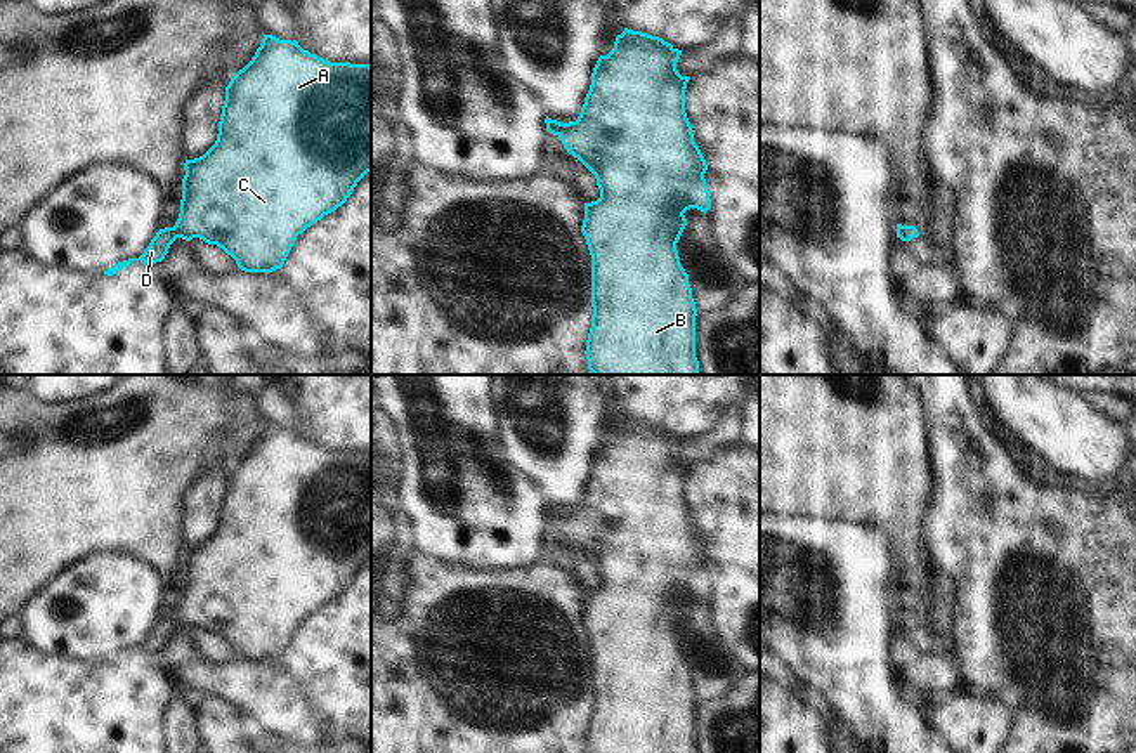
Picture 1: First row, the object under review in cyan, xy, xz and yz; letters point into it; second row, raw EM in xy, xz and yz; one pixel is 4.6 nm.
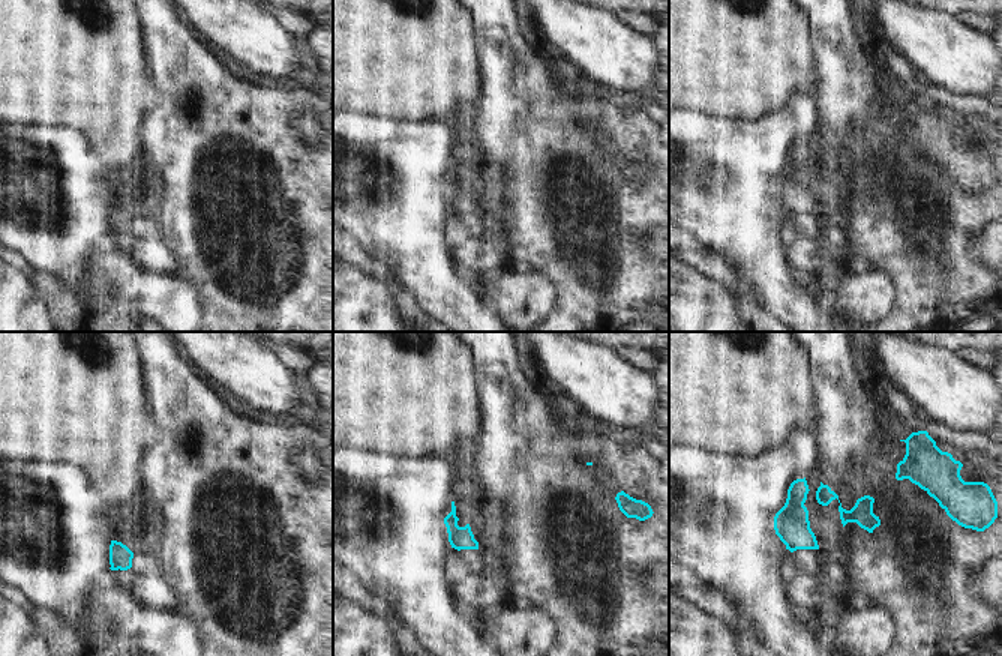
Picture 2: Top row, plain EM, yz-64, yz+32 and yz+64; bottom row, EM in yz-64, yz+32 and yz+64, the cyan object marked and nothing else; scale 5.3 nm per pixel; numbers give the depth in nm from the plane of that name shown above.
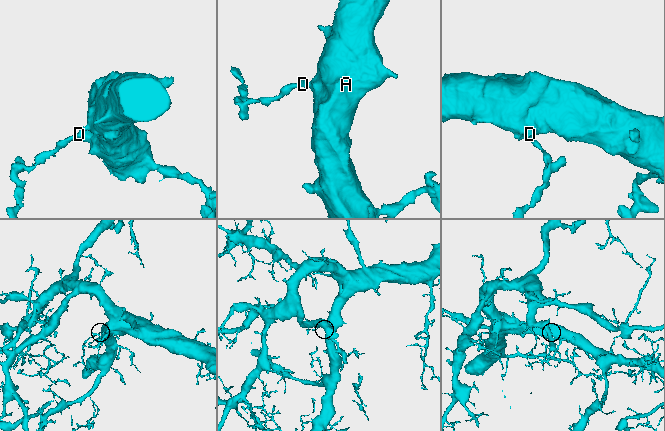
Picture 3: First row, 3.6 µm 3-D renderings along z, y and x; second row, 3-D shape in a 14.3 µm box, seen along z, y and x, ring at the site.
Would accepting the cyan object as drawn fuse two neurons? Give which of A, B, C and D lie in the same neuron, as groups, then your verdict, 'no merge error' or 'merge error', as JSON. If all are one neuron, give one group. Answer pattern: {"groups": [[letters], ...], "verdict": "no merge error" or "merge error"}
{"groups": [["A", "B", "C", "D"]], "verdict": "no merge error"}

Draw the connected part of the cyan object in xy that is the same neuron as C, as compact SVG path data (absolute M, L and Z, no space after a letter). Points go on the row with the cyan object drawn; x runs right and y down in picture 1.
M264 35L260 47L257 49L255 56L251 57L251 61L239 69L229 82L229 85L225 87L225 101L222 106L222 115L220 115L220 121L219 121L219 134L217 134L217 141L215 144L199 158L194 160L186 160L184 163L186 168L186 175L182 179L182 200L180 200L180 213L179 219L175 222L173 227L165 227L160 229L156 232L156 236L151 239L149 246L144 250L144 253L139 259L128 259L123 262L114 264L111 269L104 271L104 274L113 276L118 271L121 271L123 267L130 265L134 260L140 260L146 265L153 265L156 262L161 262L165 259L165 255L168 253L170 245L177 239L182 238L186 241L191 241L193 238L199 238L208 245L217 245L219 248L222 248L227 255L231 255L238 267L245 272L272 272L276 269L281 269L297 236L302 234L307 227L310 227L312 224L316 224L317 220L321 220L324 215L335 212L338 206L342 206L347 198L352 194L354 187L357 186L357 182L368 174L371 172L371 66L369 64L350 64L350 62L330 62L324 61L323 57L317 57L316 54L310 54L309 50L304 50L297 40L279 40L272 35Z

